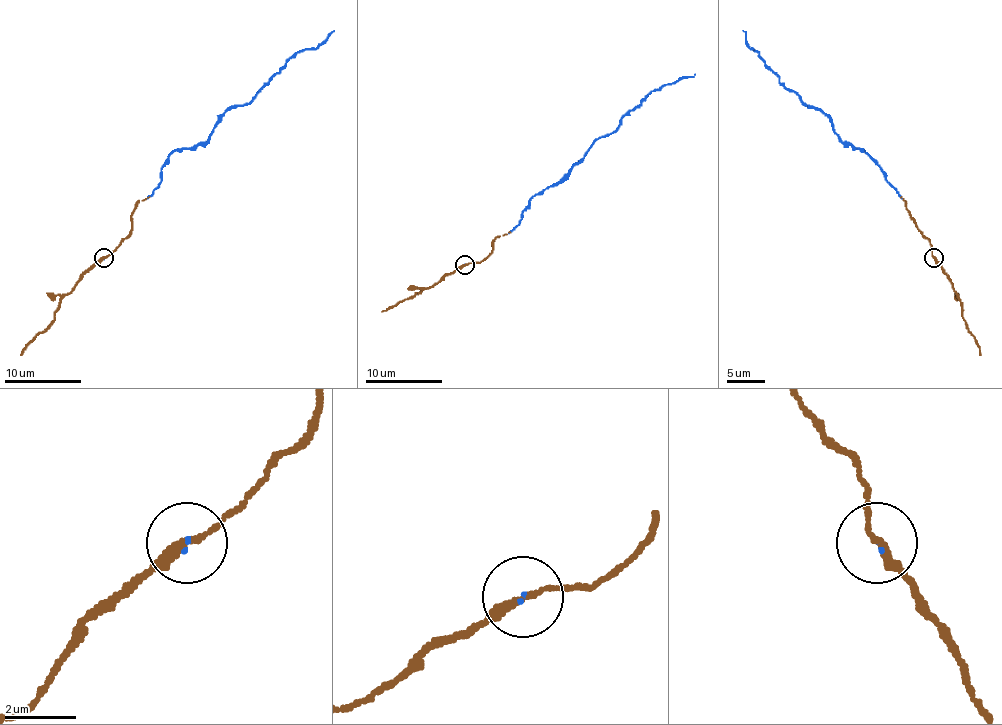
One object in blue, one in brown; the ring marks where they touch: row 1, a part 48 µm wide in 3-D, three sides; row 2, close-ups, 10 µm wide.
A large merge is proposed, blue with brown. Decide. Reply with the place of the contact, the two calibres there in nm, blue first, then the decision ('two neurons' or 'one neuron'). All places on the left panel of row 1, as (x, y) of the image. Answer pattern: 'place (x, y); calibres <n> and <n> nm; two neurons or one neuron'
place (103, 257); calibres 60 and 220 nm; one neuron

